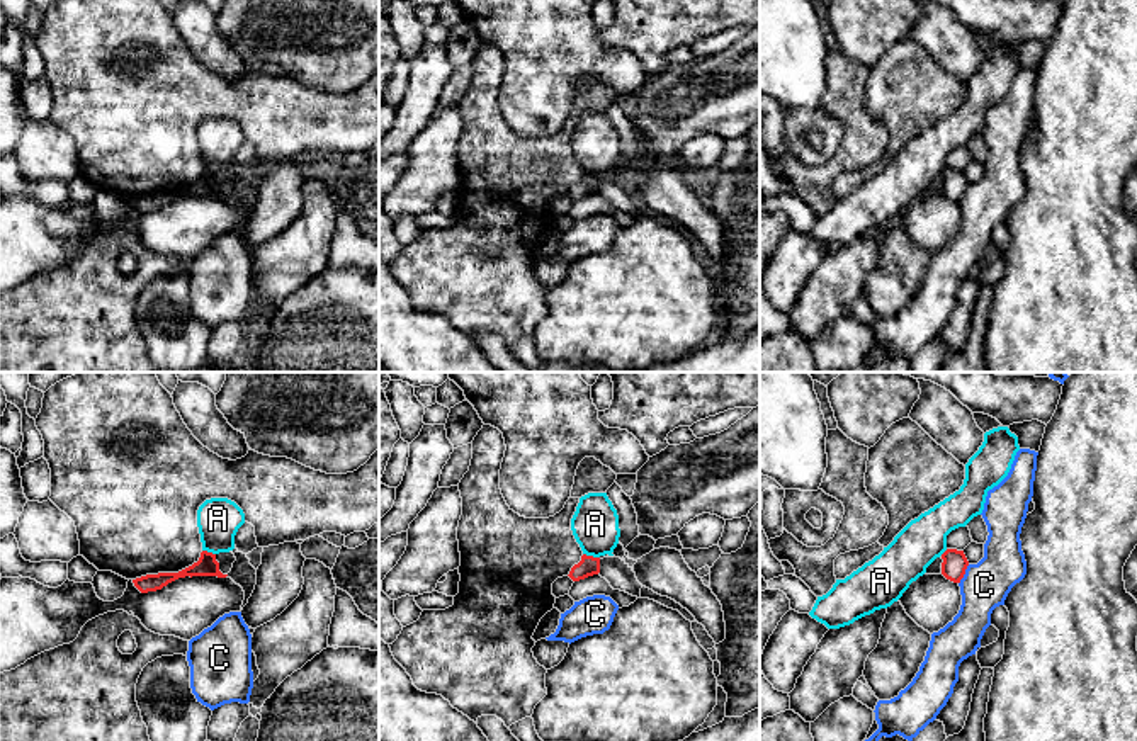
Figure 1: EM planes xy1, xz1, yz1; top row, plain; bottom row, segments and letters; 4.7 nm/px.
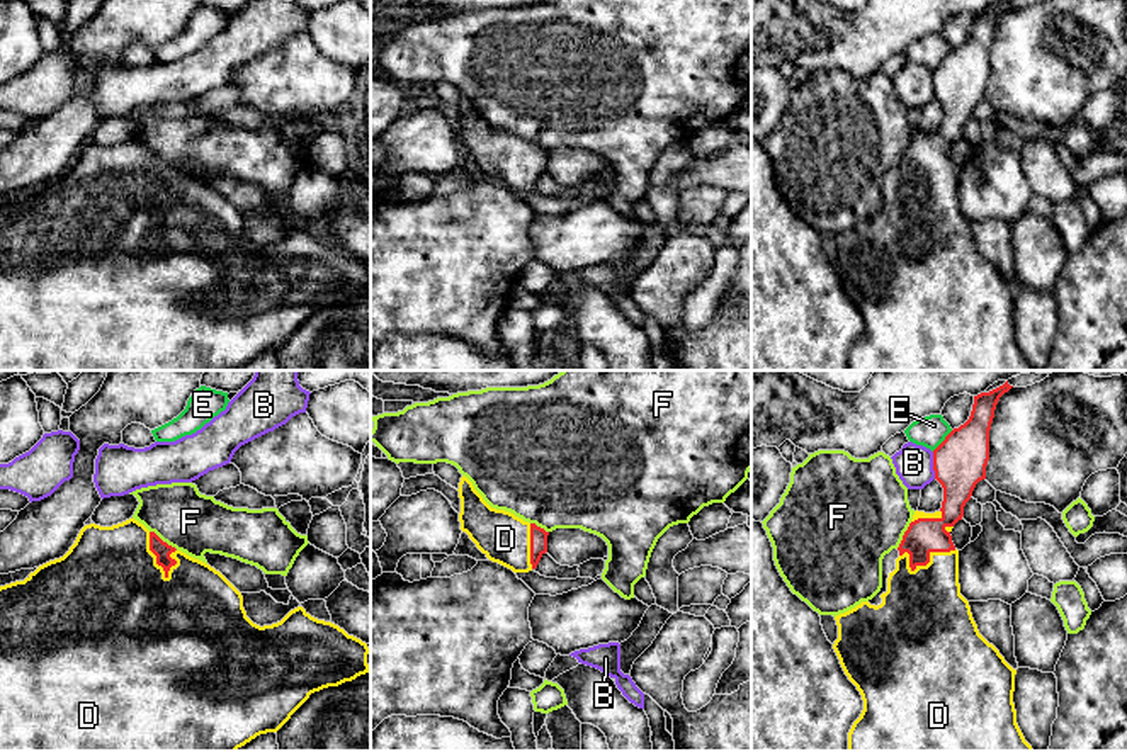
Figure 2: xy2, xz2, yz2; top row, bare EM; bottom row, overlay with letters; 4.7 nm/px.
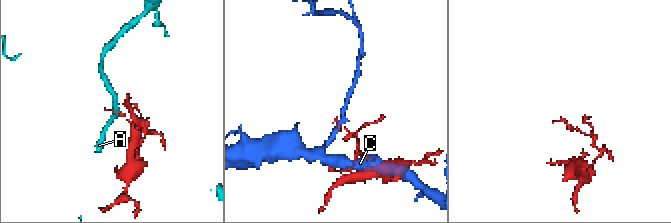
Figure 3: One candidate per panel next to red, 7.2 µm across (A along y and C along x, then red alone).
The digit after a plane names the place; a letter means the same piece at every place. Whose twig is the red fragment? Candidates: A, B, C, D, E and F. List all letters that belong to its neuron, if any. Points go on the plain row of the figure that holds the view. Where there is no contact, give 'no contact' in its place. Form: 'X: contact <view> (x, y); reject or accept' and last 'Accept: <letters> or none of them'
A: contact xz1 (592, 175); reject
B: contact yz2 (934, 85); reject
C: contact yz1 (964, 192); reject
D: contact xy2 (155, 174); accept
E: contact yz2 (944, 60); reject
F: contact xy2 (162, 160); reject
Accept: D

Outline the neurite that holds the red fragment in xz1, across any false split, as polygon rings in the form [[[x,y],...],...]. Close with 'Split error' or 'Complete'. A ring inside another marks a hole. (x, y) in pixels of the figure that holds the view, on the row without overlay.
[[[583,173],[581,180],[571,187],[568,195],[573,201],[580,201],[598,192],[600,192],[600,177]]]. Complete

